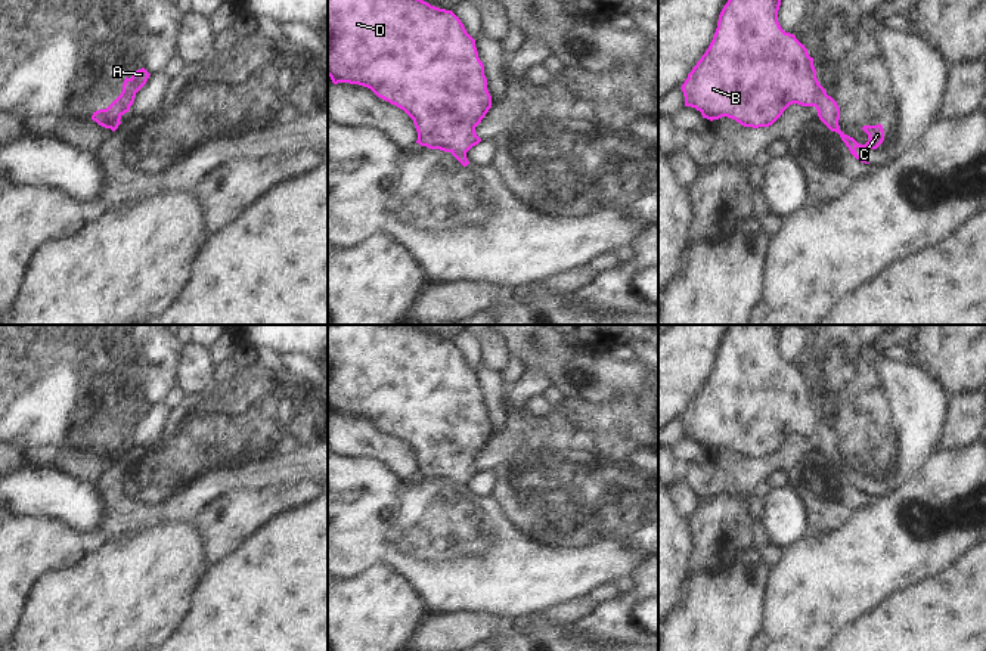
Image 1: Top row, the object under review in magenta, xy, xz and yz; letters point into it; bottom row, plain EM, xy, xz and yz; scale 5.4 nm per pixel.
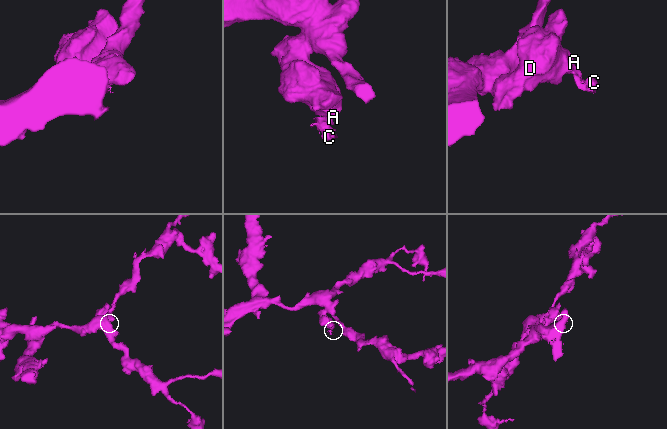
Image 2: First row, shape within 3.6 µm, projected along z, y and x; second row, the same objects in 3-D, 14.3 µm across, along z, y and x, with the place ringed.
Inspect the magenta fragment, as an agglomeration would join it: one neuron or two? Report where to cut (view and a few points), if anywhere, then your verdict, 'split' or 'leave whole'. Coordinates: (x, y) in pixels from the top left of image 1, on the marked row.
yz (821, 86), (814, 105) | split

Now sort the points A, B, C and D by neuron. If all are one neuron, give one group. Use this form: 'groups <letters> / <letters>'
groups A B D / C

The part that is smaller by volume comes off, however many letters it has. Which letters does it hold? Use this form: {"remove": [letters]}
{"remove": ["C"]}

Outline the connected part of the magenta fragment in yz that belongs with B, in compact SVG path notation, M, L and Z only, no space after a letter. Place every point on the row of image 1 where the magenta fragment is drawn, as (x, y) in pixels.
M728 0L723 6L713 40L688 74L682 84L685 106L695 108L703 118L710 121L728 117L744 127L769 127L793 103L815 106L813 99L819 92L819 81L813 58L794 34L785 32L778 22L781 0Z

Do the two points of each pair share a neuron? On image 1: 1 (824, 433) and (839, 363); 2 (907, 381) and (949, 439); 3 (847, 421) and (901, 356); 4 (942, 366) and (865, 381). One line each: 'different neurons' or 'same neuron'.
1: same neuron
2: different neurons
3: different neurons
4: different neurons

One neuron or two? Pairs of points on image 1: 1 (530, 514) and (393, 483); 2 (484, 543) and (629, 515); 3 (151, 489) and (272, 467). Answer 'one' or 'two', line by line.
1: two
2: two
3: one

